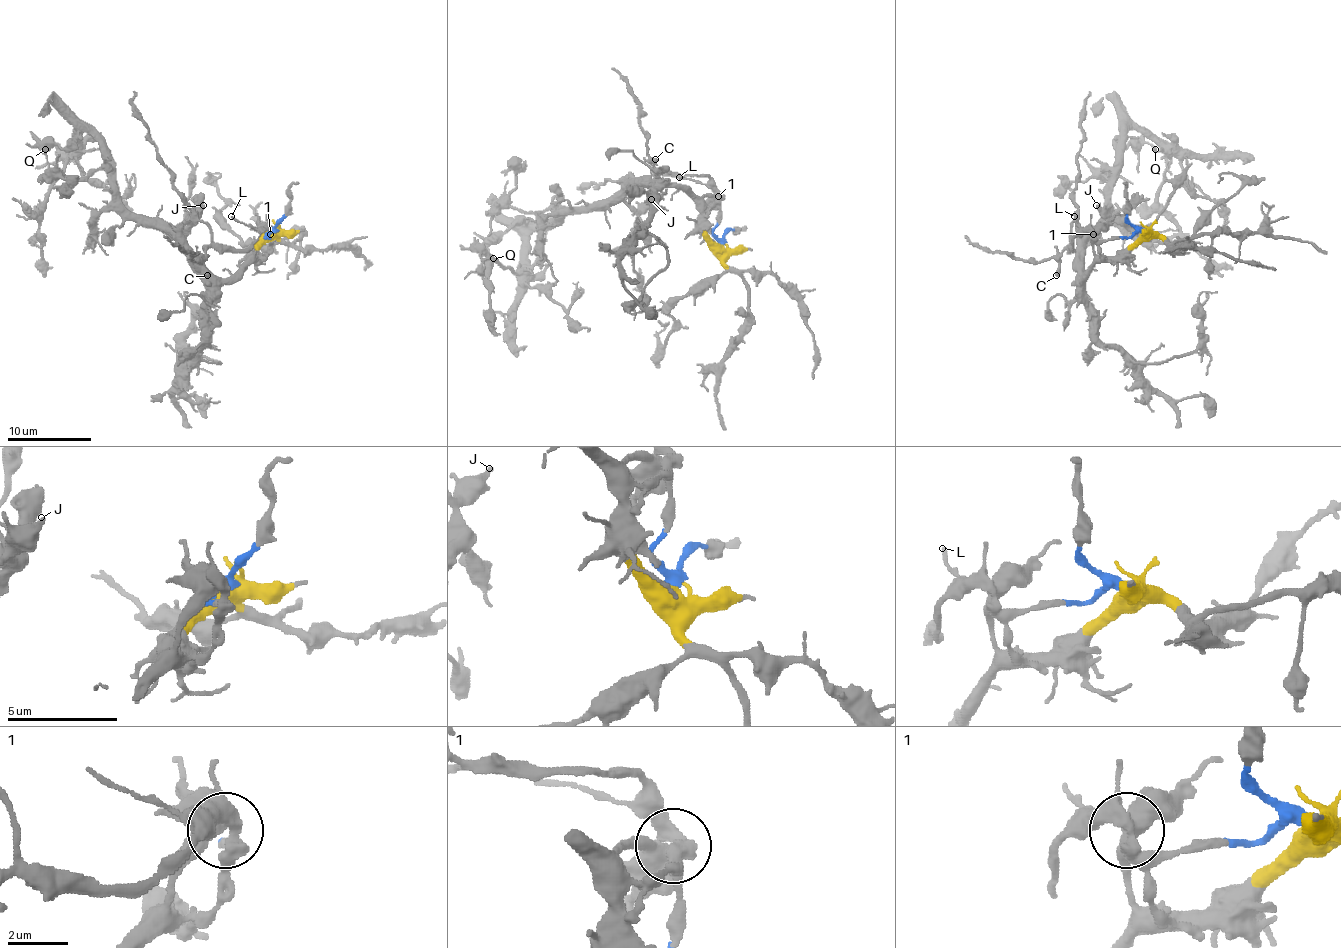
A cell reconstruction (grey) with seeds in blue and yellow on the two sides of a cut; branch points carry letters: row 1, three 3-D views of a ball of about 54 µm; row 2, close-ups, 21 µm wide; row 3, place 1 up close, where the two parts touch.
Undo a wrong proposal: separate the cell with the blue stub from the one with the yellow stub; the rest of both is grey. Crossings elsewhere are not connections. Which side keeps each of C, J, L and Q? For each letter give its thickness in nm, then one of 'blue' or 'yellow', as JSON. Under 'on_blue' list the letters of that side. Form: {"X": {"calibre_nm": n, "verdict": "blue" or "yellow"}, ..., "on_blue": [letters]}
{"C": {"calibre_nm": 440, "verdict": "blue"}, "J": {"calibre_nm": 240, "verdict": "yellow"}, "L": {"calibre_nm": 150, "verdict": "blue"}, "Q": {"calibre_nm": 170, "verdict": "yellow"}, "on_blue": ["C", "L"]}

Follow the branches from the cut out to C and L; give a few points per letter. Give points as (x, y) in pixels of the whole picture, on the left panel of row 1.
C: (273, 232), (264, 236), (271, 240), (266, 232), (247, 249), (209, 246), (203, 257), (203, 272), (207, 276)
L: (273, 232), (264, 236), (271, 240), (266, 230), (230, 217)

